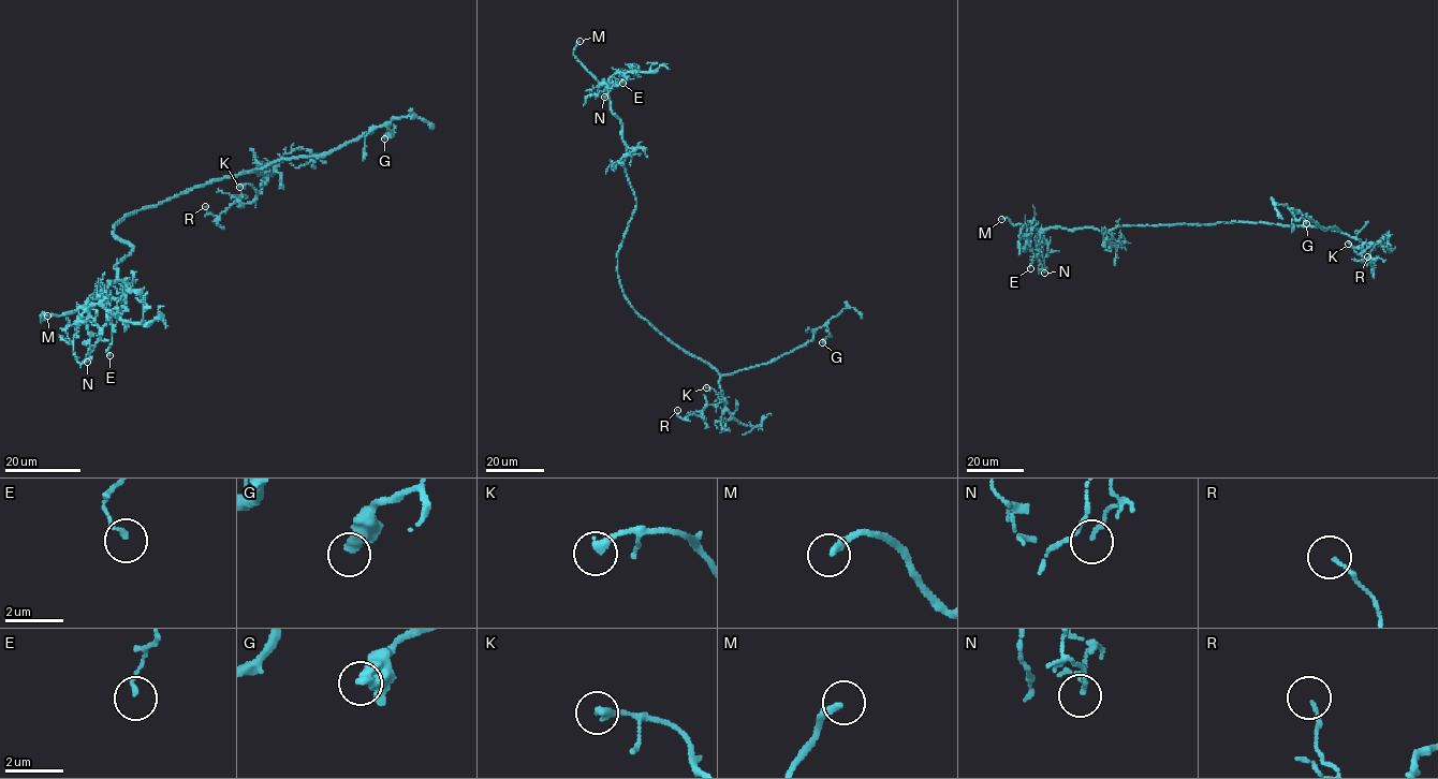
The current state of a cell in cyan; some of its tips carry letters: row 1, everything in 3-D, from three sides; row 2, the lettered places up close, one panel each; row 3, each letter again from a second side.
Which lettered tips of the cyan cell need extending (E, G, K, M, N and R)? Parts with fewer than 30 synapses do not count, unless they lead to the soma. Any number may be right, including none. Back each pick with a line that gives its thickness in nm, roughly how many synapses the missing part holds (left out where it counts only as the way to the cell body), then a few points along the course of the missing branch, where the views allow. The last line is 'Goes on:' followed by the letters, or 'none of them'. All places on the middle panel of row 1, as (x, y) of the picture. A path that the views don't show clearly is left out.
M: Thickness 260 nm. Course of what is missing: (580, 41), (609, 28), (621, 10), (637, 0)
Goes on: M

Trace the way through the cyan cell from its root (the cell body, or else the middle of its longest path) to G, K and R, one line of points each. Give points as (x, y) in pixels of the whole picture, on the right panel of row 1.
G: (1255, 222), (1338, 231), (1334, 226), (1326, 230), (1292, 210), (1297, 220), (1302, 218), (1306, 223)
K: (1255, 222), (1316, 226), (1346, 233), (1362, 244), (1359, 254), (1348, 244)
R: (1255, 222), (1316, 226), (1346, 233), (1362, 244), (1362, 261), (1373, 260), (1374, 269), (1367, 256)

